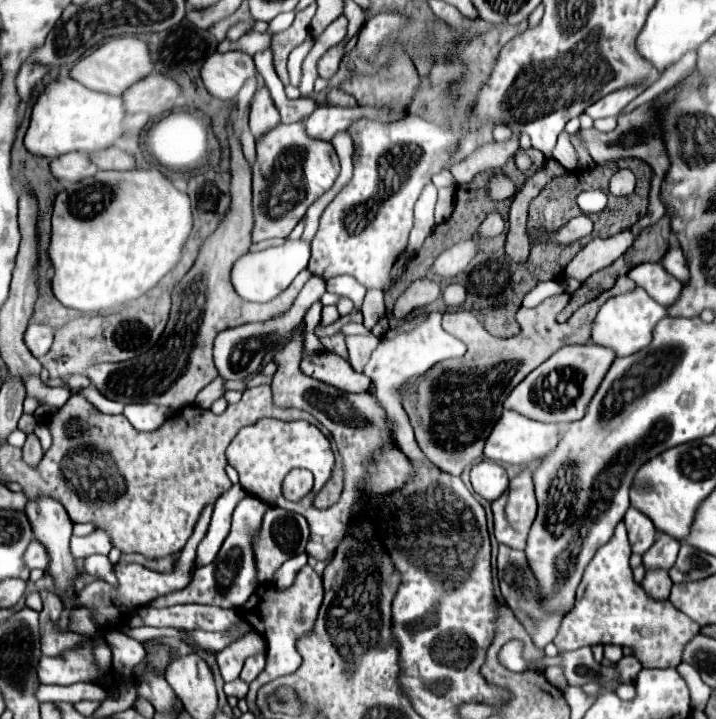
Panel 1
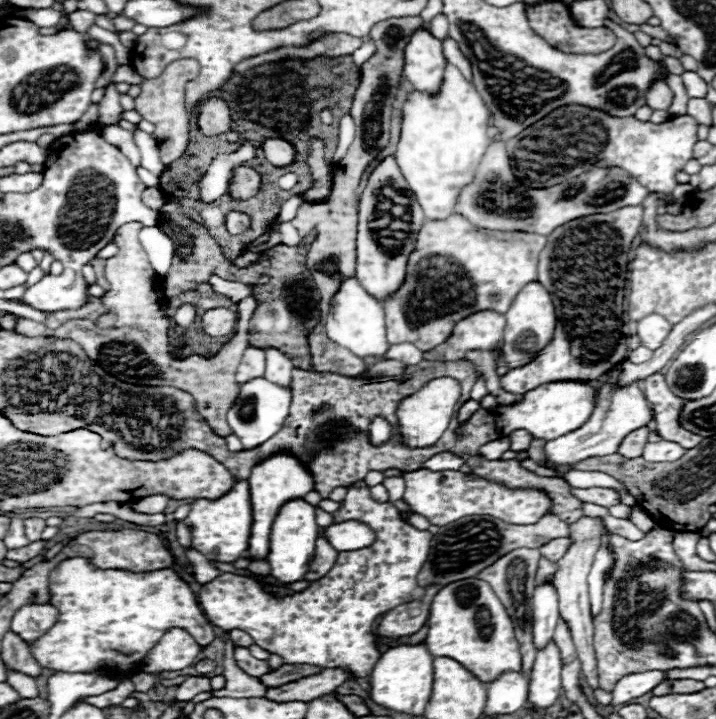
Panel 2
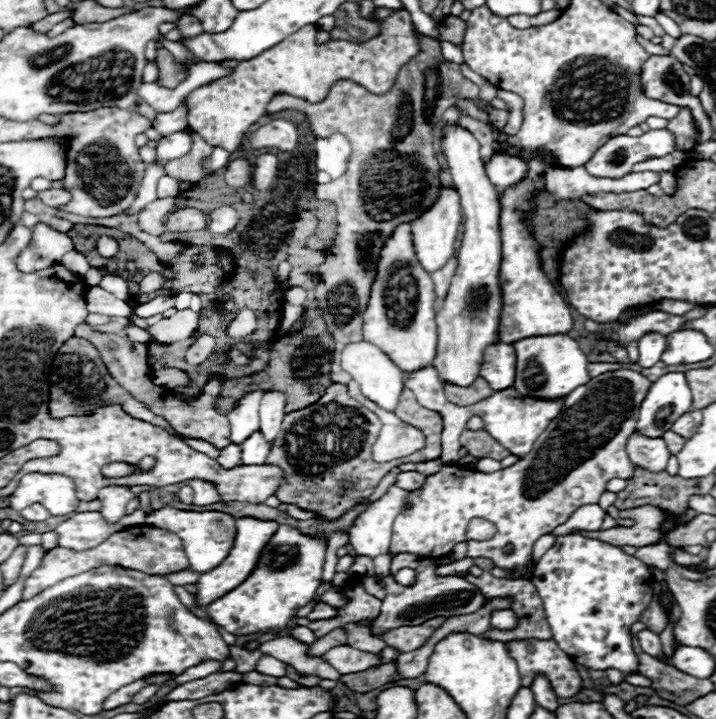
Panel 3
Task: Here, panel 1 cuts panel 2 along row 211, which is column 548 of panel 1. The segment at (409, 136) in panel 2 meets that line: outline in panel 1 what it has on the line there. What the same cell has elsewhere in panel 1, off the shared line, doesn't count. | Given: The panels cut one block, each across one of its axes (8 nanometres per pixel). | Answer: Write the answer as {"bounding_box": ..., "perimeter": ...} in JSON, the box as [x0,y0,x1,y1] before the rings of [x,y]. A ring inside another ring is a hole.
{"bounding_box":[484,410,560,468],"perimeter":[[[504,410],[502,418],[498,420],[498,424],[494,426],[494,432],[488,436],[486,446],[484,446],[484,456],[494,460],[494,462],[502,462],[502,464],[518,464],[522,468],[526,468],[528,464],[532,464],[534,460],[542,460],[546,454],[550,454],[560,438],[560,426],[558,424],[546,424],[546,422],[538,422],[532,418],[526,418],[518,412],[512,410]]]}

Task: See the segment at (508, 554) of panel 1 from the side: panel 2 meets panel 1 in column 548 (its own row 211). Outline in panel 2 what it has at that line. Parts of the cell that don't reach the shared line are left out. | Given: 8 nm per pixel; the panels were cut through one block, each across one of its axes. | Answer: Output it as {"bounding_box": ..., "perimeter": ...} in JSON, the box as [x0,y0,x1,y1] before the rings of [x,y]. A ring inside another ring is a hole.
{"bounding_box":[500,206,642,394],"perimeter":[[[642,206],[620,208],[608,214],[592,214],[582,216],[580,220],[572,220],[560,228],[556,228],[540,252],[538,262],[538,282],[548,288],[554,304],[556,304],[556,332],[550,344],[544,346],[544,352],[532,360],[532,364],[524,364],[524,368],[508,370],[500,384],[506,392],[524,394],[534,390],[536,386],[554,382],[554,380],[596,380],[612,366],[620,364],[628,356],[626,336],[622,332],[622,298],[624,298],[624,280],[628,272],[628,252],[632,240],[638,236],[638,228],[642,222]]]}

